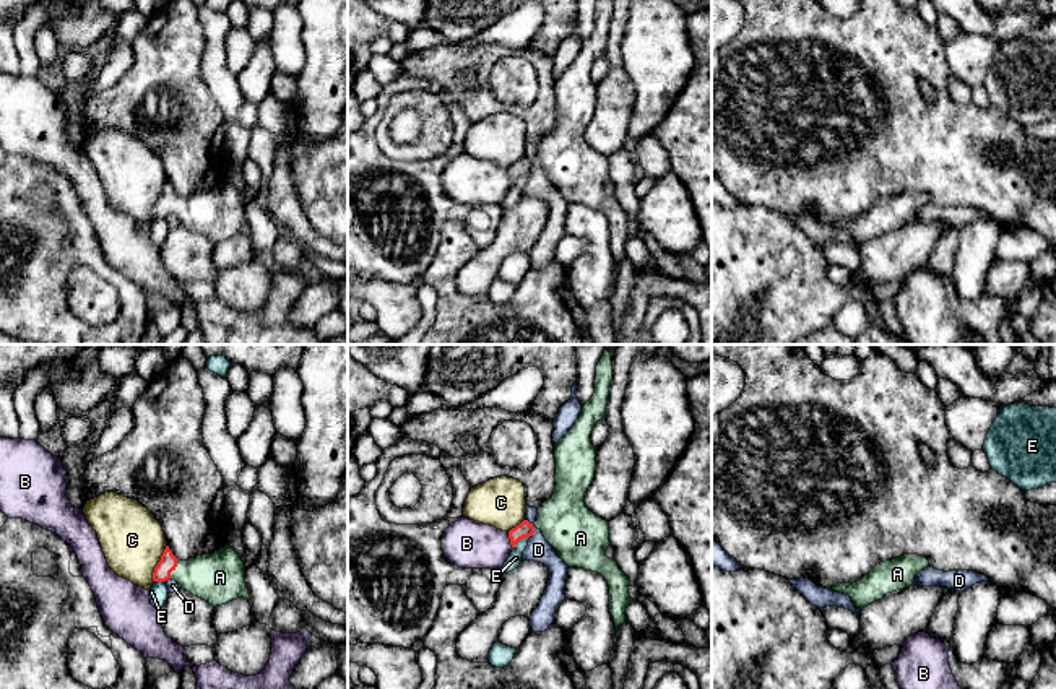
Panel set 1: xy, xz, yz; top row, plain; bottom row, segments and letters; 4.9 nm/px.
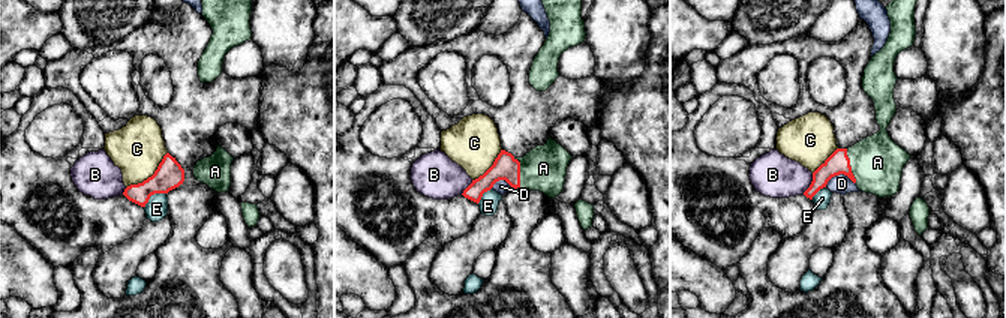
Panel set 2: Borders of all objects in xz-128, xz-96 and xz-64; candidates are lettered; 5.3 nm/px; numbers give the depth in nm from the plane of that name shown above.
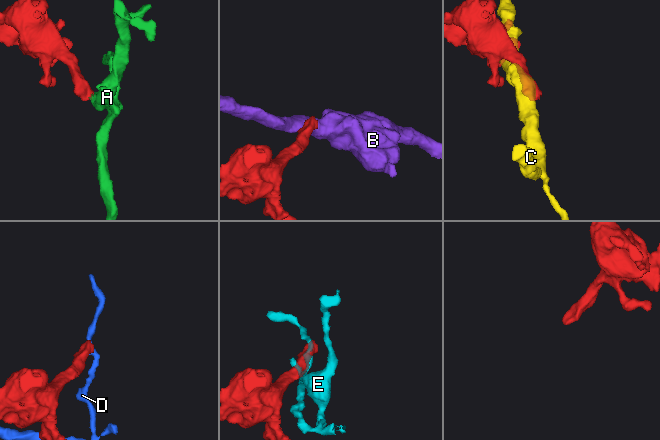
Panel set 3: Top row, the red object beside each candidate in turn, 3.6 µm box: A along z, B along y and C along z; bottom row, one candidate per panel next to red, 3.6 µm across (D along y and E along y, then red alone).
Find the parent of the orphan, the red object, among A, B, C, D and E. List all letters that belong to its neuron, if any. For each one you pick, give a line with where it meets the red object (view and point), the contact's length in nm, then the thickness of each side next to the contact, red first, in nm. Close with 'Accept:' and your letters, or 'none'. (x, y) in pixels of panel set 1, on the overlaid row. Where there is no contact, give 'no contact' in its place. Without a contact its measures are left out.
A: meets red in xy at (173, 569); contact 100 nm long; 90 nm thick on the red side, 260 nm on the other
Accept: A

